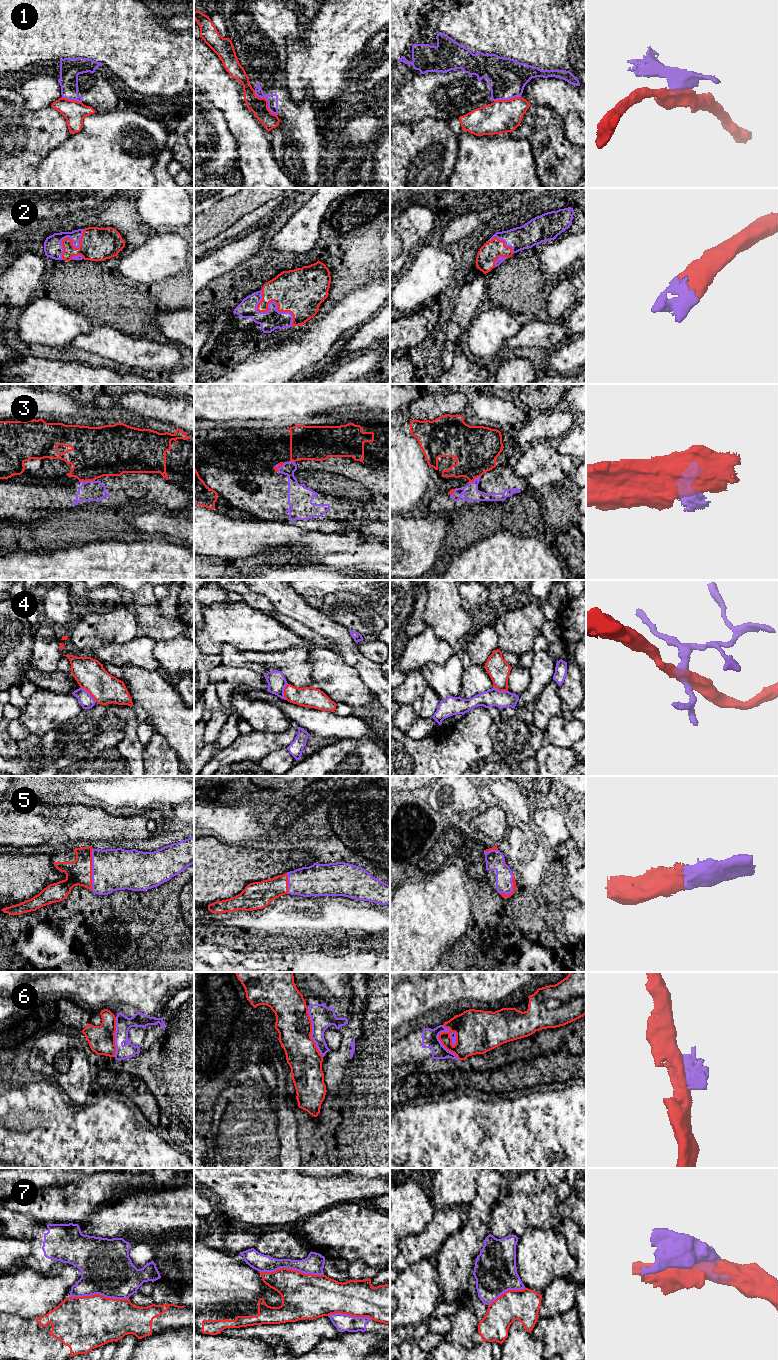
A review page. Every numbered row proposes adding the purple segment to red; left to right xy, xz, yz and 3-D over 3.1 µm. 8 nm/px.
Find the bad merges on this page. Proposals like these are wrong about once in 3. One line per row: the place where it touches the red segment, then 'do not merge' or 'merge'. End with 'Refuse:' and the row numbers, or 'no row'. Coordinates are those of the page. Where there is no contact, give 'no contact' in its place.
1: meets red in xz at (267, 101); do not merge
2: meets red in xz at (270, 301); merge
3: meets red in xy at (86, 480); do not merge
4: meets red in xy at (89, 692); do not merge
5: meets red in xy at (91, 870); merge
6: meets red in xz at (311, 1032); do not merge
7: meets red in xz at (291, 1269); do not merge
Refuse: 1, 3, 4, 6, 7

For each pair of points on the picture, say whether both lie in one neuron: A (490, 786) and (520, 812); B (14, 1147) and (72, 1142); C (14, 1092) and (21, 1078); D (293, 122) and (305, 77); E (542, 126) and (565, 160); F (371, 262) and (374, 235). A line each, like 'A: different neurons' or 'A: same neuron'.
A: same neuron
B: different neurons
C: different neurons
D: different neurons
E: same neuron
F: same neuron

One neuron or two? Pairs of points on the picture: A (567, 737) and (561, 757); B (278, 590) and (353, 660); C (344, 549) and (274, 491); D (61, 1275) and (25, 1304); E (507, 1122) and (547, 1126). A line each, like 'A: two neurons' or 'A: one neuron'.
A: two neurons
B: one neuron
C: two neurons
D: one neuron
E: two neurons

